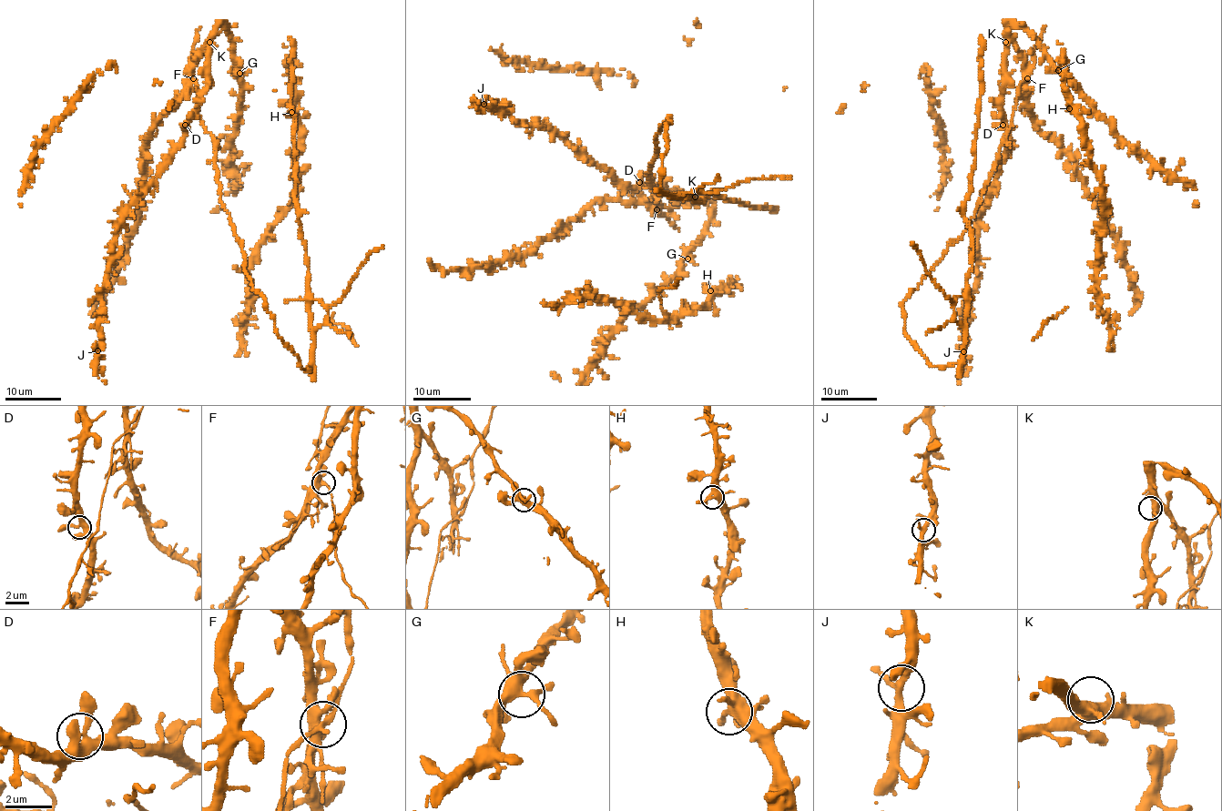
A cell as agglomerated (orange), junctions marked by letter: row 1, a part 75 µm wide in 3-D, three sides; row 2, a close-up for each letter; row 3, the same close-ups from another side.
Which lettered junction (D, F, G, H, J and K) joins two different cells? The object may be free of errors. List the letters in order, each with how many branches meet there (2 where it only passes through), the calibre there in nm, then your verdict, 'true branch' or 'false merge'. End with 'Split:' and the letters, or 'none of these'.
D: 3 branches meet; 320 nm thick; true branch
F: 4 branches meet; 320 nm thick; true branch
G: 4 branches meet; 360 nm thick; true branch
H: 4 branches meet; 360 nm thick; true branch
J: 4 branches meet; 280 nm thick; true branch
K: 4 branches meet; 440 nm thick; true branch
Split: none of these

